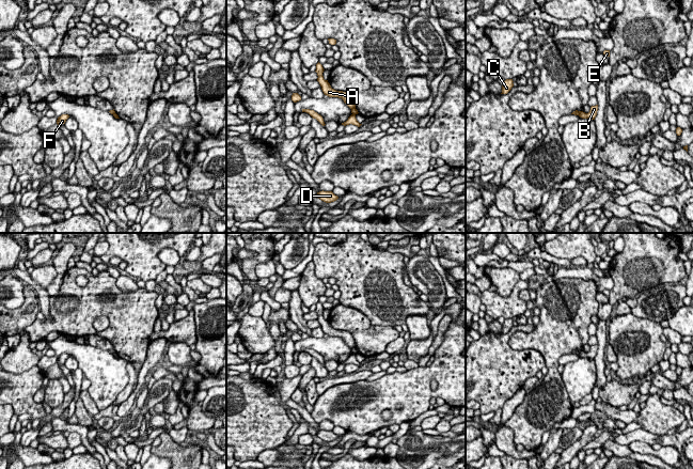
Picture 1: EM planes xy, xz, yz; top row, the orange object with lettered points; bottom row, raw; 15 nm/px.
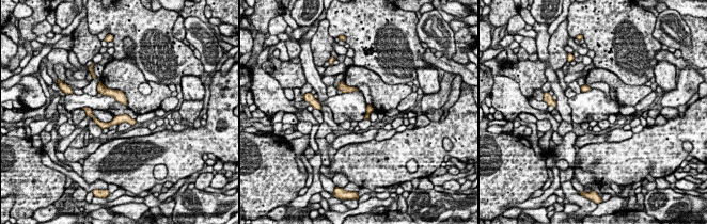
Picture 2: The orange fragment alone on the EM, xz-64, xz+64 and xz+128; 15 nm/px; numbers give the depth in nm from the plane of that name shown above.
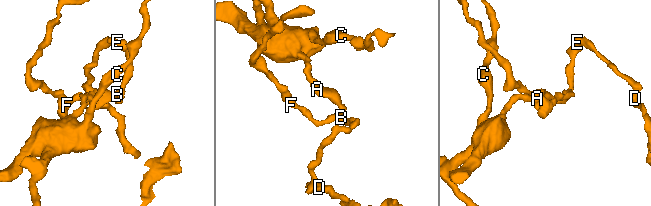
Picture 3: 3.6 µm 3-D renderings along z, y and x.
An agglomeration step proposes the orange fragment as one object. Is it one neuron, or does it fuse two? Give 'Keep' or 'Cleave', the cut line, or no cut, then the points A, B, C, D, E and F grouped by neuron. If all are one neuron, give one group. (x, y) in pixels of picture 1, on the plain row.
Cleave. Split along xz (355, 346), (351, 349). Groups: A C / B D E F

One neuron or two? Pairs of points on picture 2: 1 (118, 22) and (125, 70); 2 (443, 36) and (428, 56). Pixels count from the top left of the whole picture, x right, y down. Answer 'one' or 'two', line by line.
1: two
2: two

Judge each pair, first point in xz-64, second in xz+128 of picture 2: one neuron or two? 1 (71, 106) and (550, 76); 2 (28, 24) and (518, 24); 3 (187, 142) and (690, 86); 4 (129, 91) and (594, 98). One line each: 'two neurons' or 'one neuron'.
1: two neurons
2: two neurons
3: two neurons
4: two neurons

